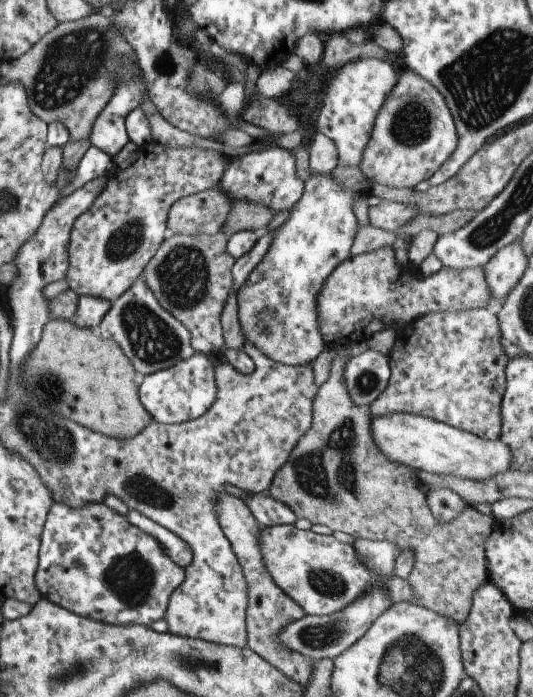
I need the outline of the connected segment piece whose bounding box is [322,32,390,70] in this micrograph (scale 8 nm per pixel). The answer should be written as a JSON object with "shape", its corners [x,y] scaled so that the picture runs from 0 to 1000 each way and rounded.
{"shape":[[[651,46],[625,49],[606,69],[604,95],[612,100],[638,100],[649,89],[660,89],[674,83],[711,82],[728,88],[732,77],[700,59],[679,59],[672,65],[657,63],[651,57]]]}

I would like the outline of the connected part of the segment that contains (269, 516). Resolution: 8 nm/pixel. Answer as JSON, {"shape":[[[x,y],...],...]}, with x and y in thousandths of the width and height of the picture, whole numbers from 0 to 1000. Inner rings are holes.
{"shape":[[[465,707],[460,722],[490,756],[548,752],[559,746],[544,726],[507,709]]]}

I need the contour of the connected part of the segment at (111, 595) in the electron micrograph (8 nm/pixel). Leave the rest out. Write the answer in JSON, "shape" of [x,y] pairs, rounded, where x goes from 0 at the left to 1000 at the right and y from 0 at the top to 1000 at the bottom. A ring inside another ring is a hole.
{"shape":[[[176,719],[150,729],[135,729],[124,722],[101,722],[96,726],[77,766],[77,782],[73,786],[71,812],[66,821],[66,836],[77,855],[88,858],[90,862],[99,864],[103,868],[114,869],[144,882],[156,885],[165,884],[165,887],[188,890],[188,892],[225,895],[225,898],[248,895],[281,900],[295,890],[310,887],[319,854],[341,838],[341,835],[345,835],[345,831],[347,815],[334,812],[332,806],[326,806],[326,803],[313,798],[311,791],[304,786],[304,782],[293,772],[283,770],[283,766],[272,765],[268,760],[248,753],[238,739],[210,732],[191,719]]]}

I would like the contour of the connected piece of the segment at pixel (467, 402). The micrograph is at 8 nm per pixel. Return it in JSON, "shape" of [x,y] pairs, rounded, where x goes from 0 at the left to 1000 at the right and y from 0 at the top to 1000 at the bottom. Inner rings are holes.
{"shape":[[[914,443],[846,445],[842,449],[809,448],[743,475],[745,484],[728,509],[734,531],[730,549],[724,560],[694,581],[696,597],[722,595],[724,593],[780,593],[897,624],[901,628],[934,633],[940,624],[940,580],[951,555],[947,528],[955,518],[942,501],[947,492],[942,492],[946,488],[940,481],[934,452]]]}

